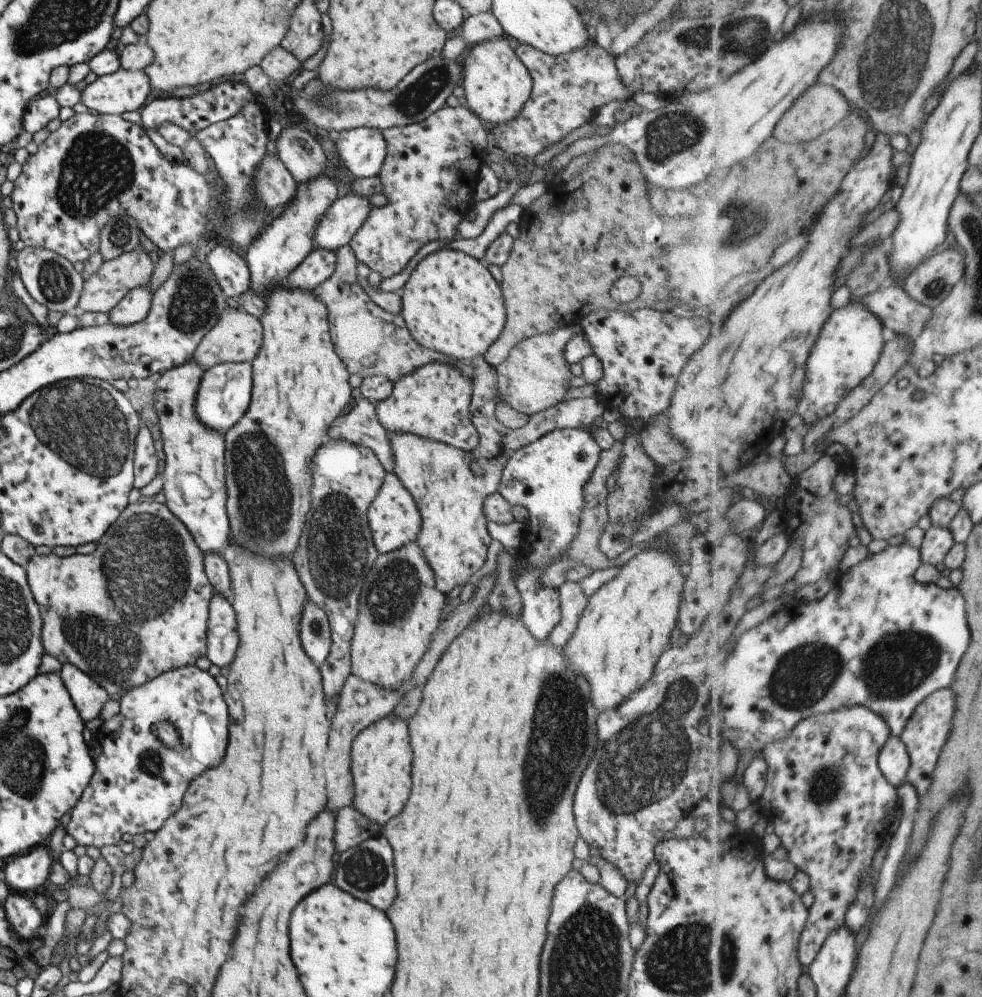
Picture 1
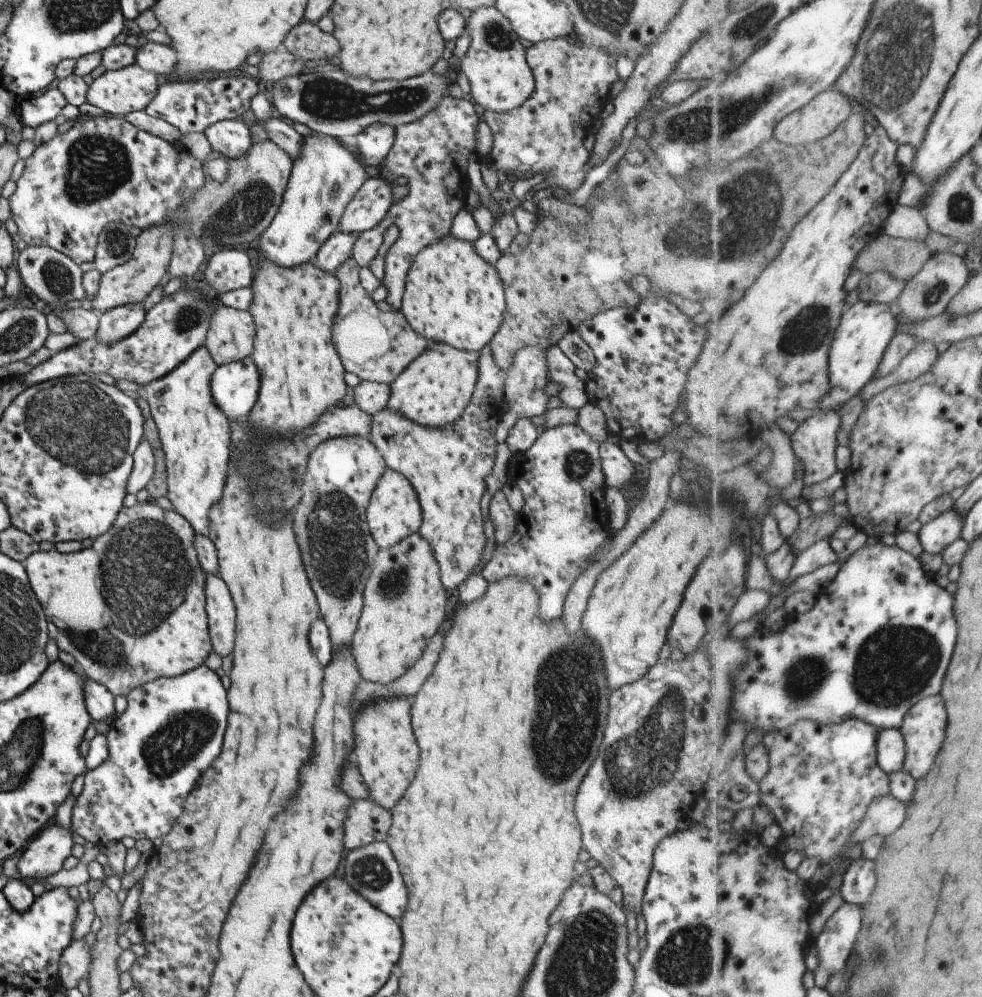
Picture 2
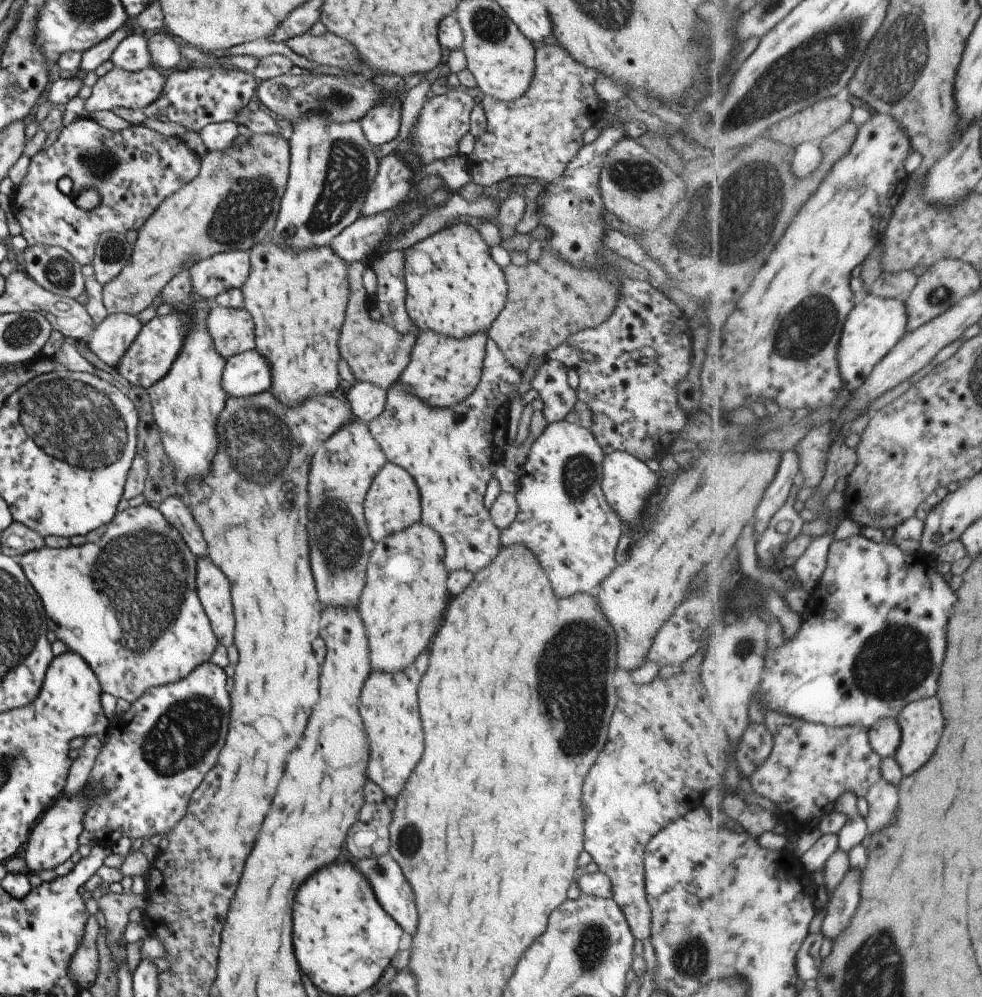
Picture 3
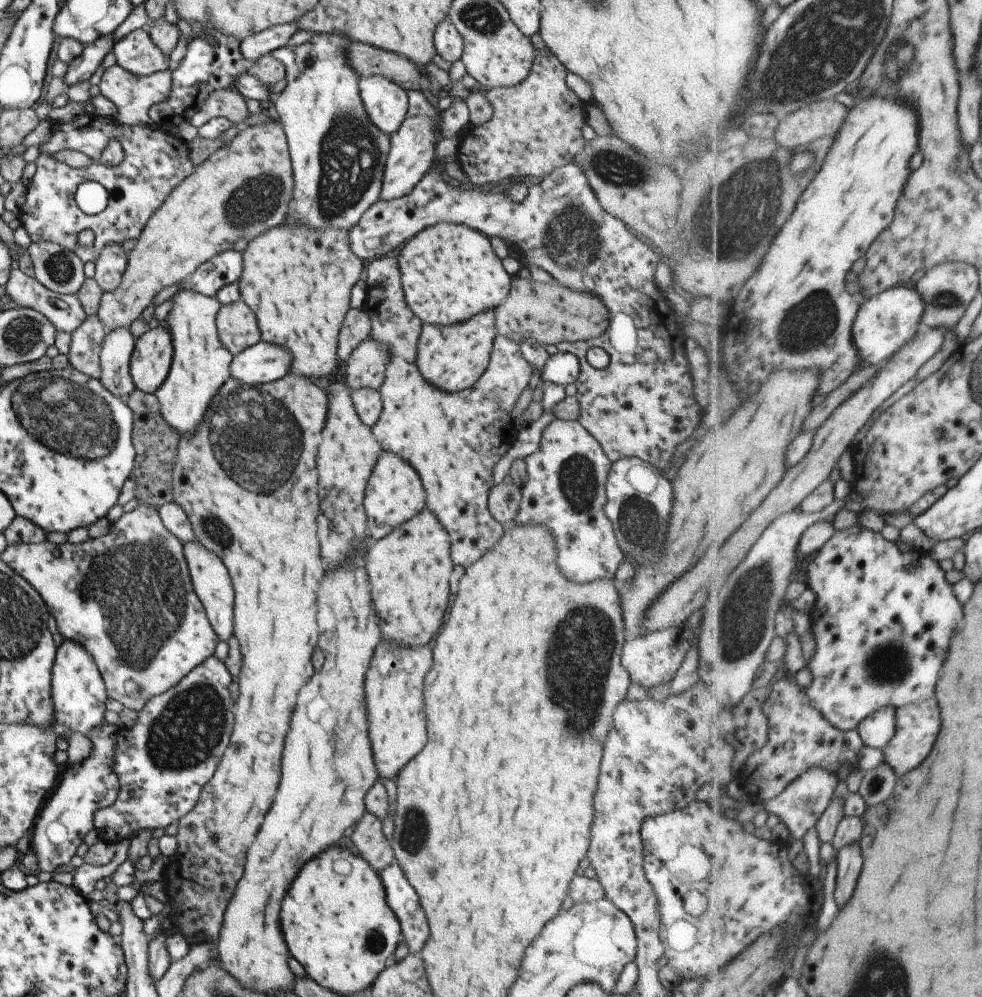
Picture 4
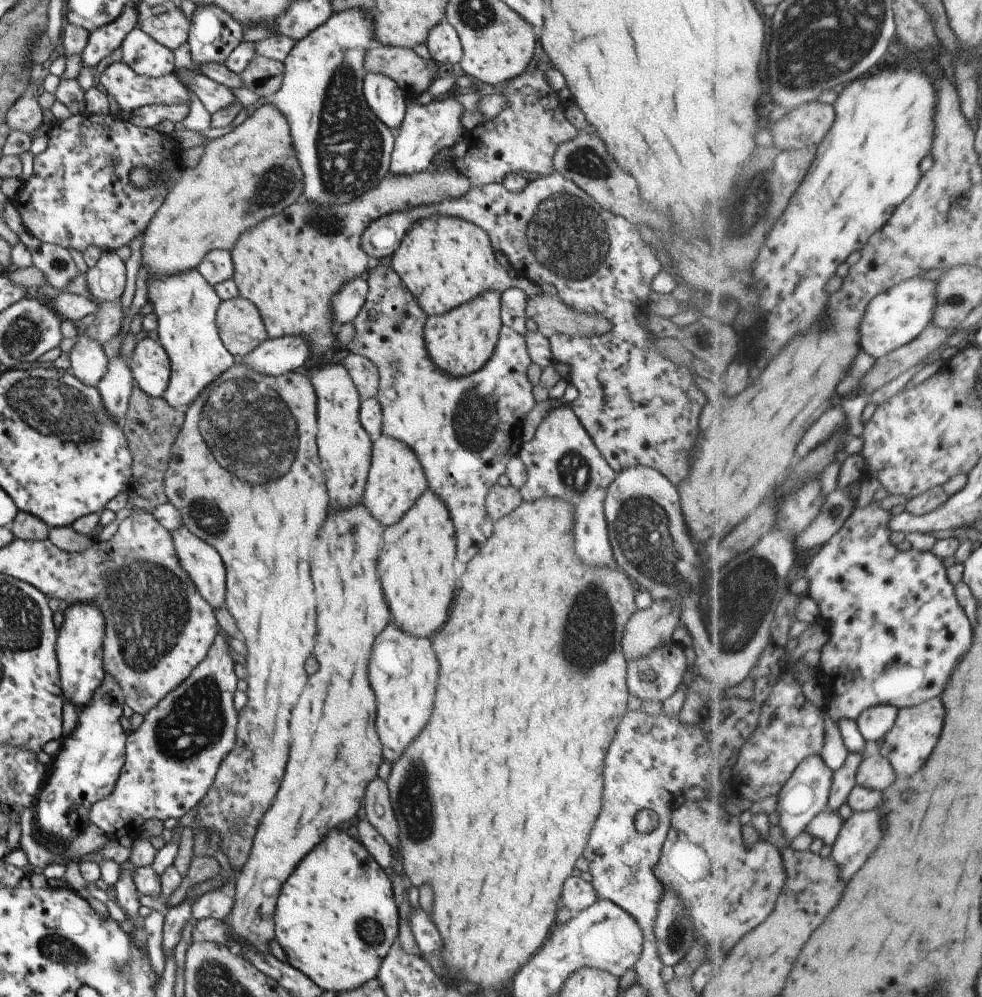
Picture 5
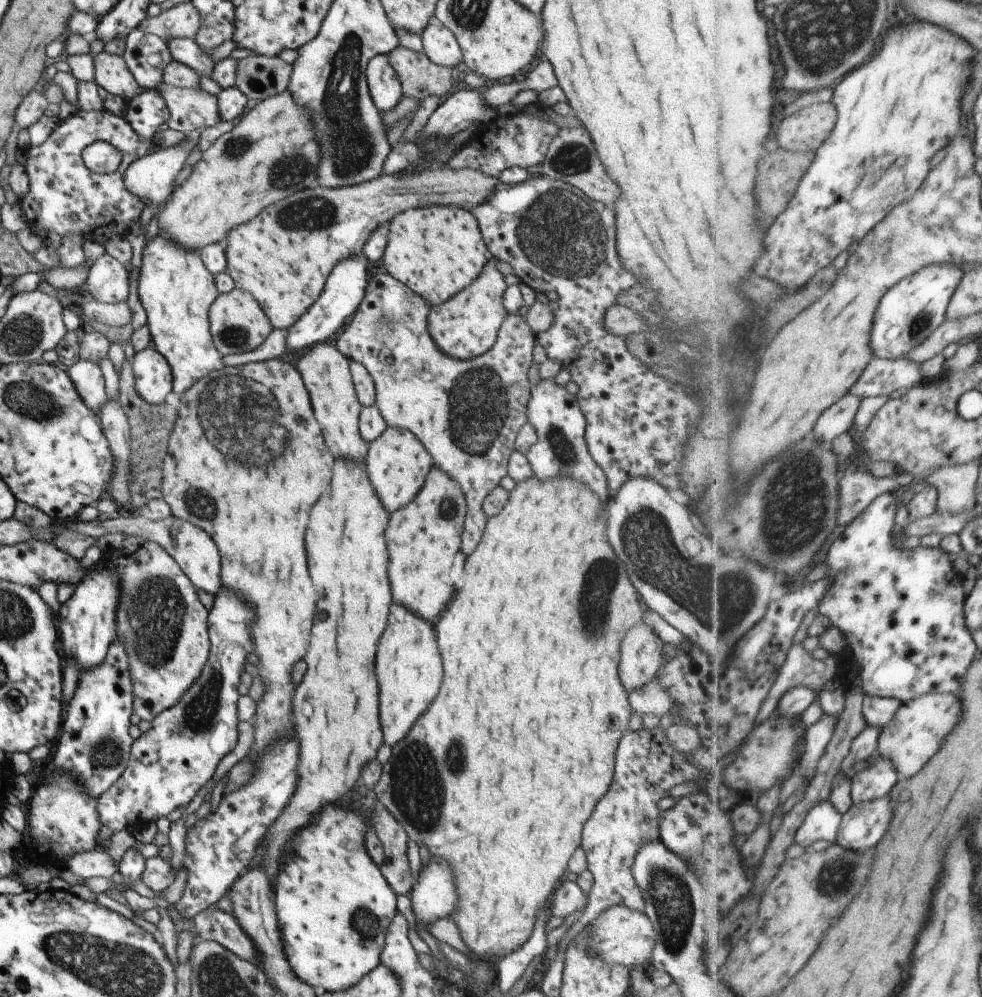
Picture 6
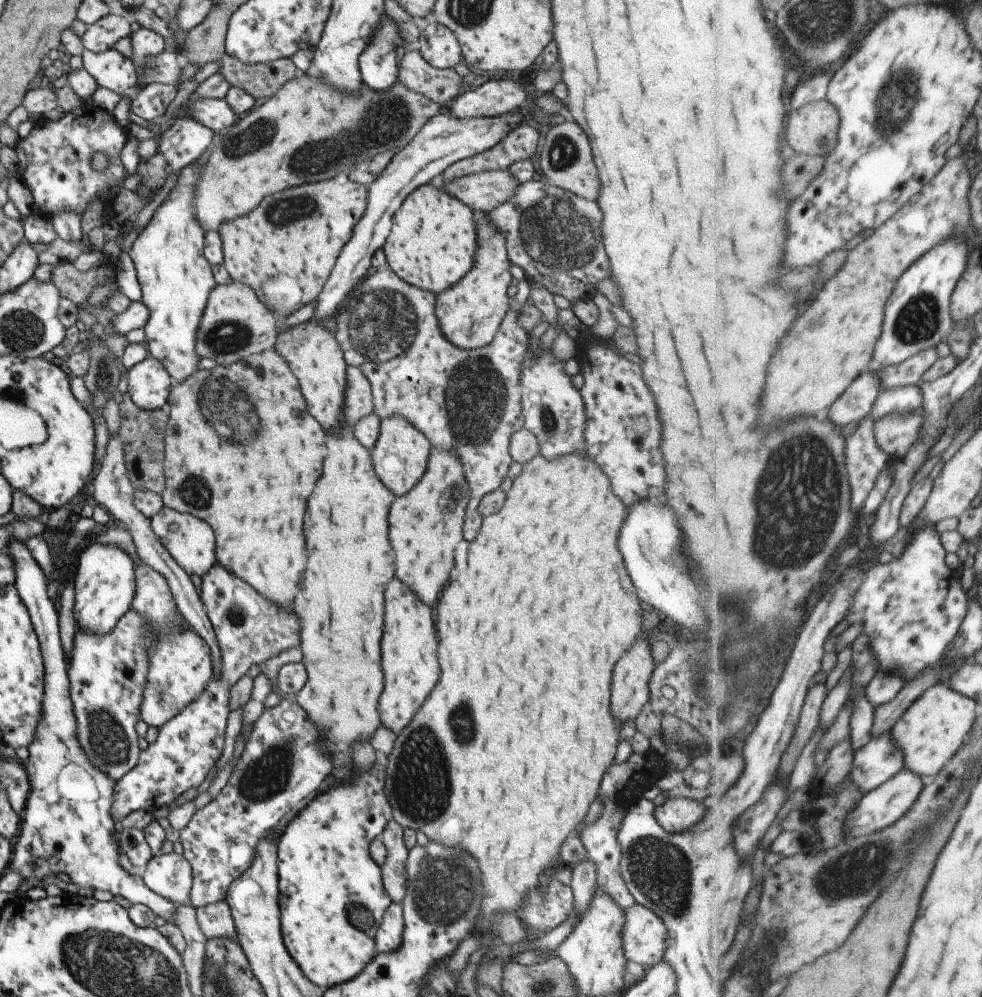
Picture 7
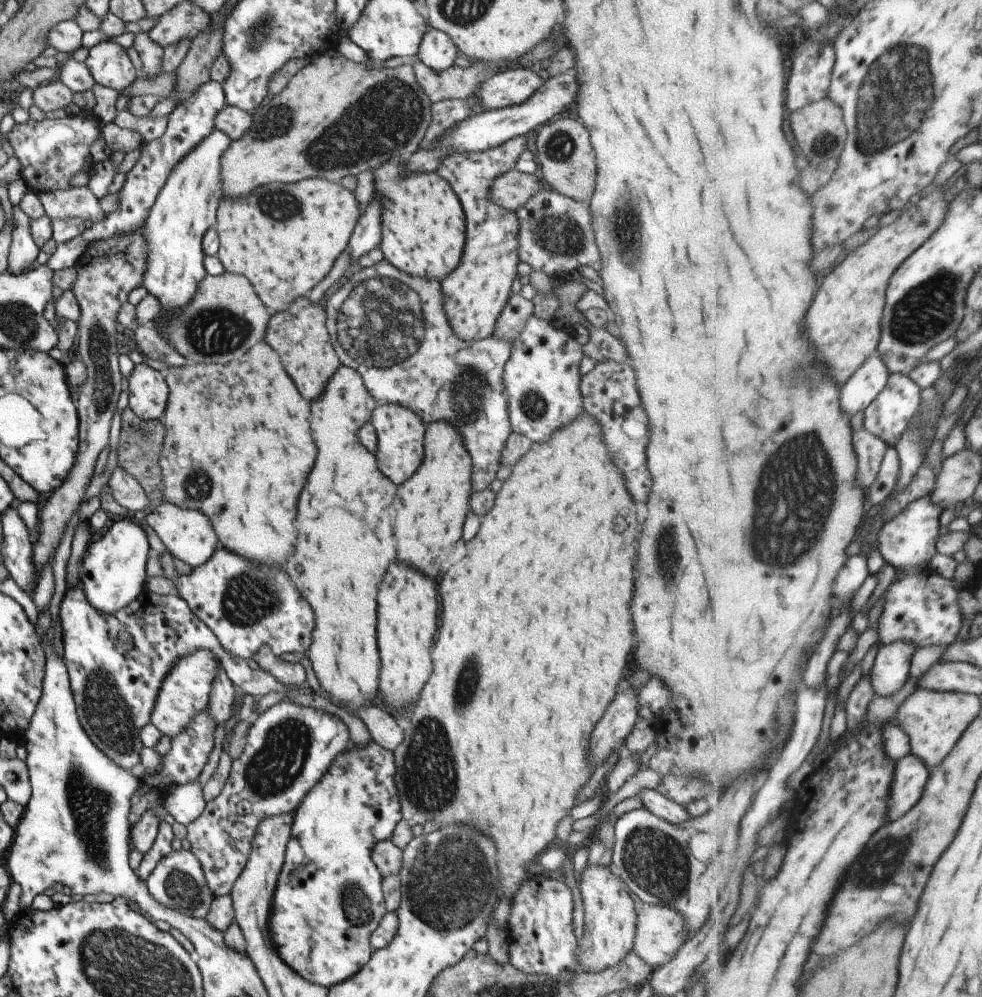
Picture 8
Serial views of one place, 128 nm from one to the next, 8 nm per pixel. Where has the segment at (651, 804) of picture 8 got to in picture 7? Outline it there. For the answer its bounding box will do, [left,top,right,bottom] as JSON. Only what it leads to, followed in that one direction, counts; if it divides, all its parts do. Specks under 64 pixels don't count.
[654,798,707,834]

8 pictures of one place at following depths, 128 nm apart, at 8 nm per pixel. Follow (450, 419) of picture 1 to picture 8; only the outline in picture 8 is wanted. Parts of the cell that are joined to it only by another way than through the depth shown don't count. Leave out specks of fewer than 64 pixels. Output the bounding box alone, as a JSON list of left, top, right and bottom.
[438,136,526,342]

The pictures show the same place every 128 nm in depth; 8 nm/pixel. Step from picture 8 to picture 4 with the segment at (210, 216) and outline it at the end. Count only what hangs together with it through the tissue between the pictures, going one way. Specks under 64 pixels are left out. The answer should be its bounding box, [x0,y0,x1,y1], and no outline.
[154,288,233,438]

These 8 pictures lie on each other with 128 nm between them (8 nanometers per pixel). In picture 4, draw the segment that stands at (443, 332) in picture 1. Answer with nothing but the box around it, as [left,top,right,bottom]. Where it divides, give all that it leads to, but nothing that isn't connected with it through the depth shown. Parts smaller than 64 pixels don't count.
[396,223,512,326]

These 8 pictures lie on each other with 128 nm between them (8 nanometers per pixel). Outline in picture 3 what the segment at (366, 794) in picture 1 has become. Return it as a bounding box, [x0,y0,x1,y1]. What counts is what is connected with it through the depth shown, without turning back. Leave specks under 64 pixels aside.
[360,650,428,798]

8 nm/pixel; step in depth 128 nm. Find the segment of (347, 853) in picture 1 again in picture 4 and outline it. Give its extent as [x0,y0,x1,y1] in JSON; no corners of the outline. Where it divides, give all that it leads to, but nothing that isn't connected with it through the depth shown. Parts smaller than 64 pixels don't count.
[378,862,428,954]

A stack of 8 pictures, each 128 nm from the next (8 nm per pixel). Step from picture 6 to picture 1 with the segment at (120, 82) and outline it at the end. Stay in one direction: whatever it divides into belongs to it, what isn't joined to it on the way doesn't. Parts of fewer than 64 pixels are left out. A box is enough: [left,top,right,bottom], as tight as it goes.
[80,67,152,115]

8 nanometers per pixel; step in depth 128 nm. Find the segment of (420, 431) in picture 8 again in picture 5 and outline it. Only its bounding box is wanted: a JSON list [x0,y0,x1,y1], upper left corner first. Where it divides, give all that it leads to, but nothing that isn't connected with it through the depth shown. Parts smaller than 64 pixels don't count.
[362,435,428,526]

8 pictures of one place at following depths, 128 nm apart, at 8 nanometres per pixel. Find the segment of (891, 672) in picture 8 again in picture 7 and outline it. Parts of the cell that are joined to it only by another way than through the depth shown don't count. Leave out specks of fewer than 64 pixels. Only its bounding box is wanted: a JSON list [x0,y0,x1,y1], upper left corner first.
[866,672,909,709]

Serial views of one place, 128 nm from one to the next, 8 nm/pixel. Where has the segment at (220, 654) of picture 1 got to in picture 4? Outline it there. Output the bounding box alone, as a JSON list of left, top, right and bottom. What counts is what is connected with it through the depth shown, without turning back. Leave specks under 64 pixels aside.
[182,542,234,642]

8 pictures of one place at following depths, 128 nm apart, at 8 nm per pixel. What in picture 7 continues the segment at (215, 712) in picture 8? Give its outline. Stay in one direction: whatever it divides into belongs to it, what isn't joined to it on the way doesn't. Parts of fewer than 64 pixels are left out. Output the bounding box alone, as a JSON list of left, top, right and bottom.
[91,433,220,678]

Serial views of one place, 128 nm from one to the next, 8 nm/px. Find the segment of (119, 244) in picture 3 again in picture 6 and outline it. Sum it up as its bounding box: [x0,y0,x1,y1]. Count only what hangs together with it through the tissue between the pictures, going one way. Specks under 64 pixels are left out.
[83,253,129,303]

